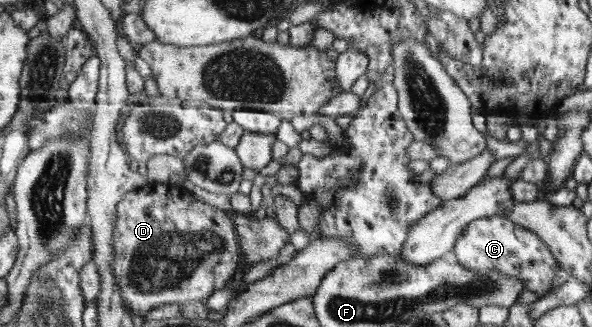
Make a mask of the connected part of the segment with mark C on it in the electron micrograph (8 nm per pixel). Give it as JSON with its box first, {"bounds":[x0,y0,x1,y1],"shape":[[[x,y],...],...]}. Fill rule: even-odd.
{"bounds":[451,215,560,297],"shape":[[[491,215],[469,223],[465,232],[459,236],[451,258],[459,261],[464,268],[473,273],[501,273],[517,276],[525,282],[525,288],[545,297],[551,292],[553,282],[559,274],[560,261],[552,249],[533,231],[513,223],[509,217]]]}

